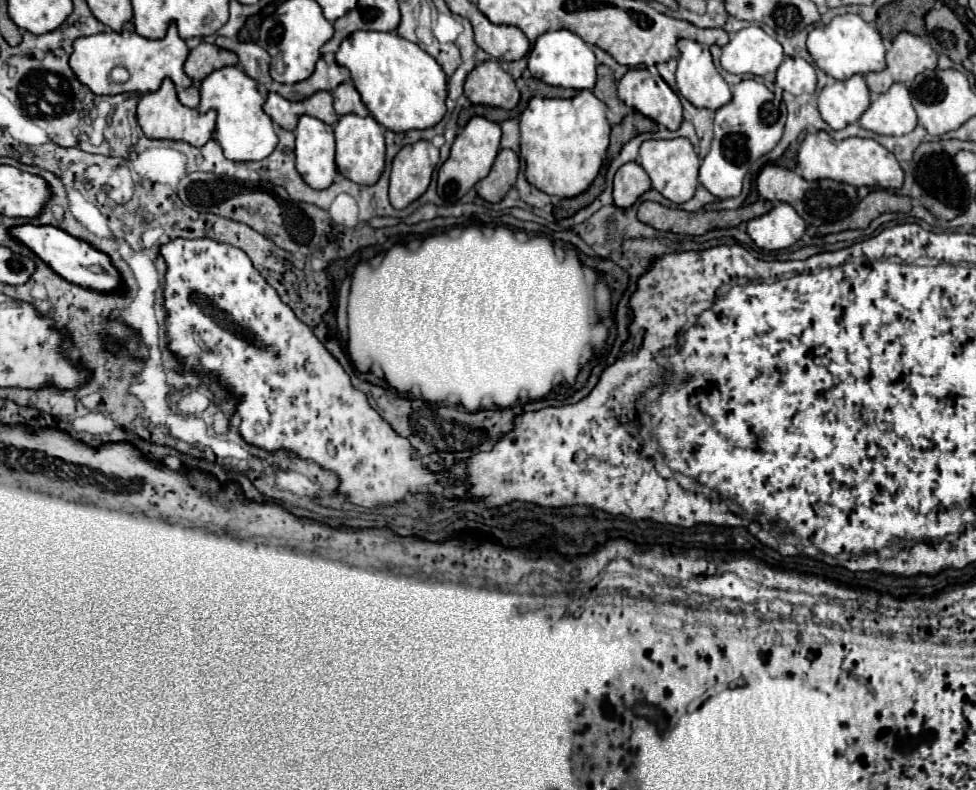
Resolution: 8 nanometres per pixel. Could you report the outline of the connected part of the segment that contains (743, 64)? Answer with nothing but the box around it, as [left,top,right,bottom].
[721,26,785,76]

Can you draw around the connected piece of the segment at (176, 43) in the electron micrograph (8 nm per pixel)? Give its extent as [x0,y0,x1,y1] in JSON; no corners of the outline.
[69,22,191,96]

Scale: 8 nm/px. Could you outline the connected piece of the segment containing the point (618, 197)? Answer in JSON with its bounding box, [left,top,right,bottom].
[613,162,651,208]

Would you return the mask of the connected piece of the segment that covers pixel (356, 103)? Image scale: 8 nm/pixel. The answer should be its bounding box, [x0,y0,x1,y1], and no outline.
[331,82,369,116]

